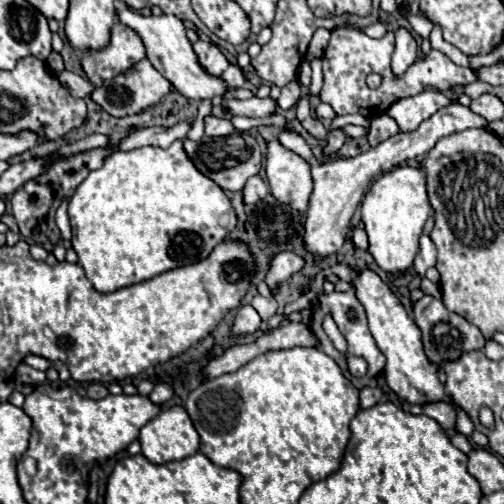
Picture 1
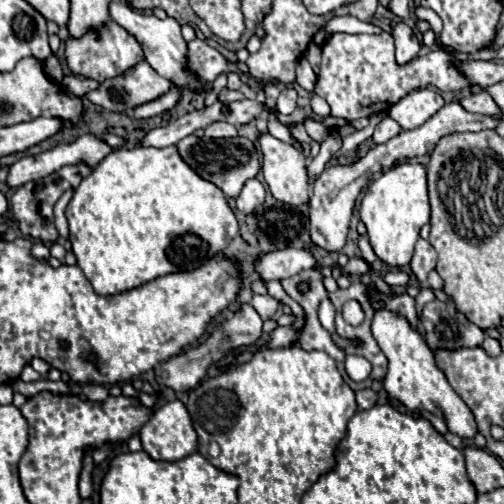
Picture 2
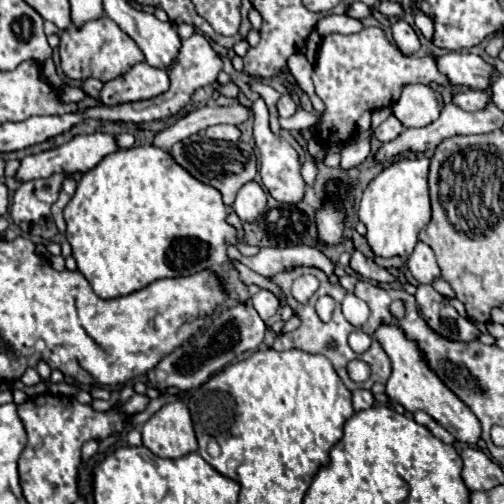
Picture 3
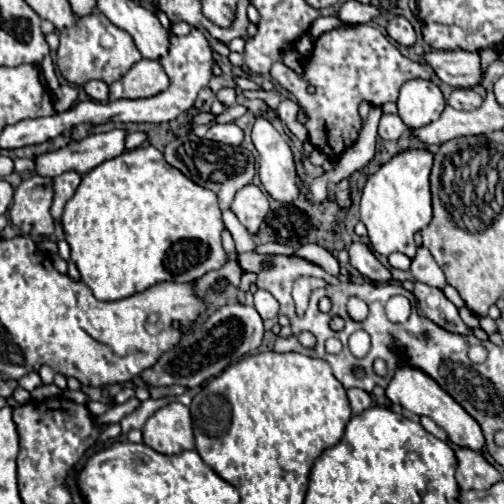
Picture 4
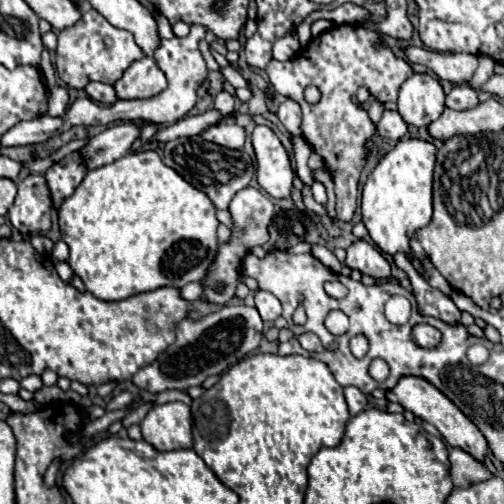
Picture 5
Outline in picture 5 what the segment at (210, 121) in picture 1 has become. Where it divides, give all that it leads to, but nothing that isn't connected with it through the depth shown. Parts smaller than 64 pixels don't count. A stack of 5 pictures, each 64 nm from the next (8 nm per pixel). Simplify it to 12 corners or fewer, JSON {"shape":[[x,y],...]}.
{"shape":[[214,124],[202,136],[224,148],[242,150],[244,128]]}

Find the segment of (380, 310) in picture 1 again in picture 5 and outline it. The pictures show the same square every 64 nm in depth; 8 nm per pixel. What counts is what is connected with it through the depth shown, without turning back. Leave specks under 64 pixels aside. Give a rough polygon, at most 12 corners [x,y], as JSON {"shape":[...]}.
{"shape":[[402,376],[390,402],[484,462],[488,442],[434,384]]}

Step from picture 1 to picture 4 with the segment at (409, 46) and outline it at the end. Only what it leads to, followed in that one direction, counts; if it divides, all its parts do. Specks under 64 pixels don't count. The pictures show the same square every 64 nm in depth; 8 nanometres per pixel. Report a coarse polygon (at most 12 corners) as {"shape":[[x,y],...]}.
{"shape":[[402,16],[388,22],[390,38],[402,46],[416,44],[412,24]]}

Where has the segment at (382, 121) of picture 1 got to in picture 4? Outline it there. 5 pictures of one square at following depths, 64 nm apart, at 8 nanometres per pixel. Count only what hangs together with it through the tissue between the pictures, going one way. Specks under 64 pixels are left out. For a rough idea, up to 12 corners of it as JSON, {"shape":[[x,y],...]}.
{"shape":[[398,114],[380,118],[378,136],[382,140],[398,140],[408,132]]}

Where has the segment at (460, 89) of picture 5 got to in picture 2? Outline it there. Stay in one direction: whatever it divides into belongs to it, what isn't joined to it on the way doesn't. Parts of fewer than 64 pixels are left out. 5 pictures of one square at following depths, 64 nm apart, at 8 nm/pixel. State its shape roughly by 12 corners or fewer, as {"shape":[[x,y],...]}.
{"shape":[[488,92],[462,98],[468,112],[502,116]]}

